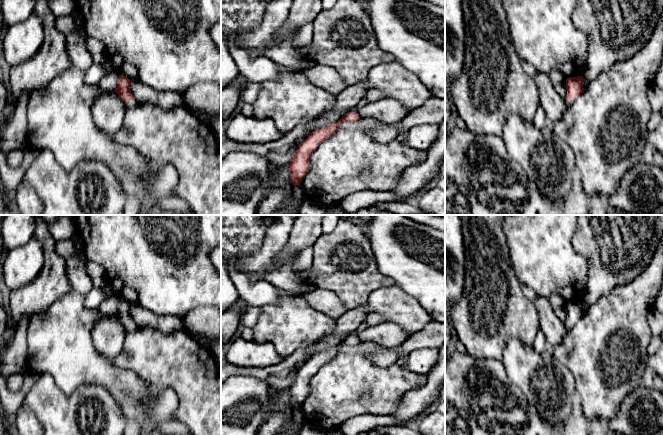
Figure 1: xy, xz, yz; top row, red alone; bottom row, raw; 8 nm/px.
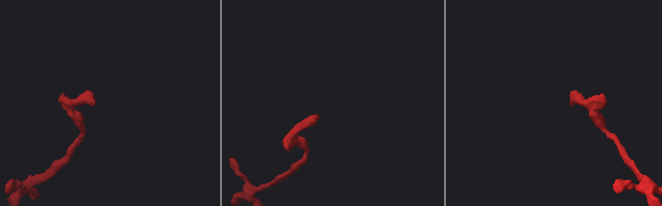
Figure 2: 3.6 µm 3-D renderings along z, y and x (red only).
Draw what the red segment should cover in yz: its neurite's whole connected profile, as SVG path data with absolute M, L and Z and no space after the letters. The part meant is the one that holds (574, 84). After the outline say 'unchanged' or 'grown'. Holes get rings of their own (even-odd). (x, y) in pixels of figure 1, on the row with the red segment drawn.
M577 76L566 79L567 94L564 100L567 108L570 108L574 100L584 92L583 78L583 76Z | grown

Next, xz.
M364 96L357 104L356 109L350 110L341 119L328 127L313 131L305 140L300 143L293 159L288 164L290 179L293 185L300 185L306 173L310 170L310 157L317 147L322 142L330 138L344 122L358 121L360 116L357 113L357 109L368 103L369 102Z | grown

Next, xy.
M120 75L118 85L114 90L114 92L116 92L126 103L126 107L129 109L136 108L139 105L138 102L135 100L133 94L131 93L131 82L132 81L128 79L126 76Z | grown

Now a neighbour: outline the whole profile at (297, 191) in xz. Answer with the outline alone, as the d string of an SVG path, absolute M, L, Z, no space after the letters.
M293 185L289 193L301 203L303 203L303 201L306 200L305 191L300 185Z

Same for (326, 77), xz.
M316 64L309 69L305 69L304 73L312 84L329 91L334 95L339 94L347 87L343 78L331 66Z

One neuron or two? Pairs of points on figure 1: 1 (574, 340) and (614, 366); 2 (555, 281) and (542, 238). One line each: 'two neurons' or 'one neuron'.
1: one neuron
2: one neuron

